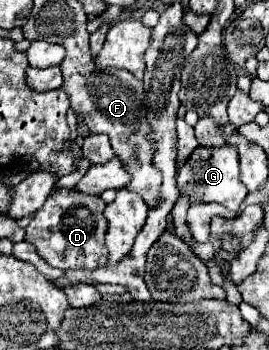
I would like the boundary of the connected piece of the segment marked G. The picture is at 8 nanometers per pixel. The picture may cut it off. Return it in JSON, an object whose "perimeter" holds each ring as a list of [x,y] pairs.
{"perimeter":[[[198,146],[186,164],[180,166],[178,174],[178,190],[182,196],[188,196],[192,204],[196,202],[216,202],[226,206],[230,212],[238,212],[242,206],[248,190],[240,182],[240,158],[236,154],[236,146],[222,146],[222,148],[204,148]]]}

